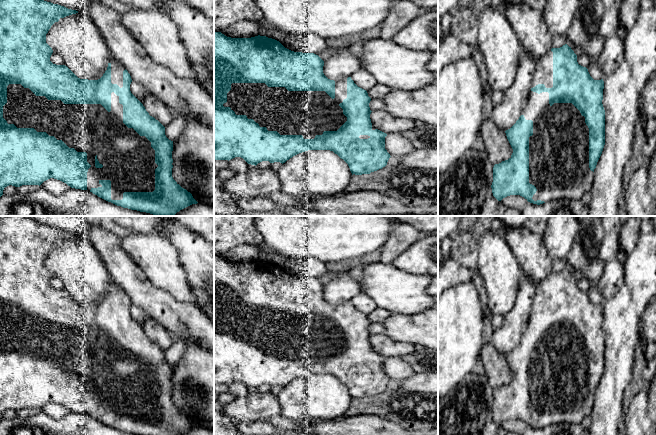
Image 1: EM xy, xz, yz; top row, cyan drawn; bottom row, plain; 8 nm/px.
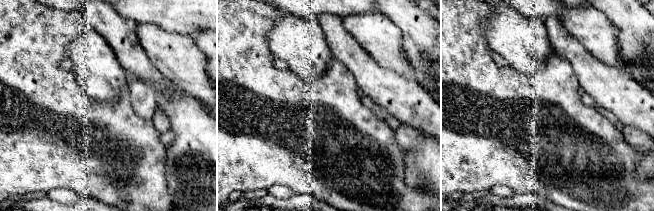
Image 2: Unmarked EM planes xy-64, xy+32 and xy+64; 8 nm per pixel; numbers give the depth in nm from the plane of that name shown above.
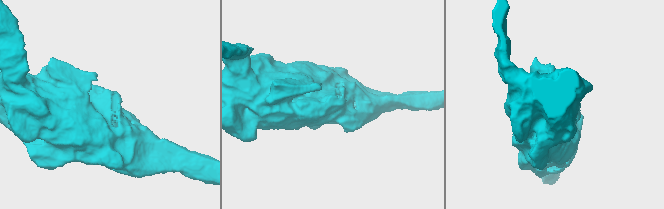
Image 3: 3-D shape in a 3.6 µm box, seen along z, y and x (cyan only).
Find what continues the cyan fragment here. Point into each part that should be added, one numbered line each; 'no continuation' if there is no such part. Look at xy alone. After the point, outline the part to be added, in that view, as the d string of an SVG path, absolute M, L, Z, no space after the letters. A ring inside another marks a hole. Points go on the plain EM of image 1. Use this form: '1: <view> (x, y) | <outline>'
1: xy (128, 384) | M9 308L7 310L7 327L3 330L3 342L8 348L14 348L17 352L34 352L37 356L46 356L49 360L54 360L57 364L62 364L69 372L74 372L77 376L87 377L87 386L91 389L87 396L87 414L102 411L100 404L111 405L111 423L122 424L124 416L153 416L155 414L155 374L151 371L151 366L140 360L133 352L128 352L123 347L123 329L119 327L119 320L111 317L111 335L108 336L101 328L64 328L61 324L48 324L45 320L36 320L29 312L24 312L21 308Z

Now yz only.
1: yz (559, 392) | M530 314L529 322L522 338L526 344L533 345L533 359L529 361L529 407L537 413L532 423L549 426L551 424L581 424L590 414L594 396L589 392L589 352L585 341L572 327L549 328L549 317L540 318Z

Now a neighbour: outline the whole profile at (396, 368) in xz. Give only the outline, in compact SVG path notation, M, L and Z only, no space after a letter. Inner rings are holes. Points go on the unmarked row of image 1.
M399 357L387 358L385 361L385 373L390 380L406 380L412 377L415 372L413 368L403 359Z

